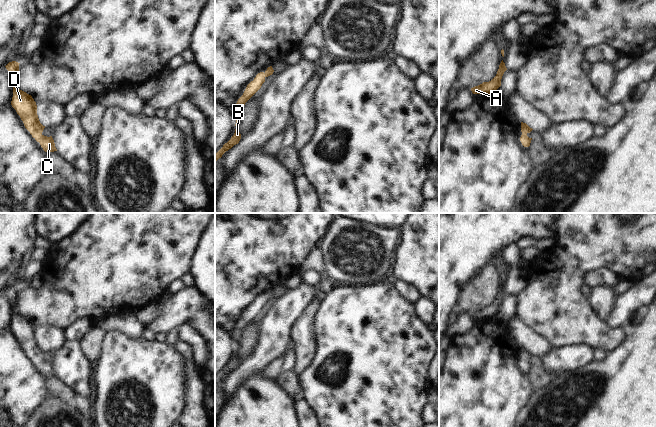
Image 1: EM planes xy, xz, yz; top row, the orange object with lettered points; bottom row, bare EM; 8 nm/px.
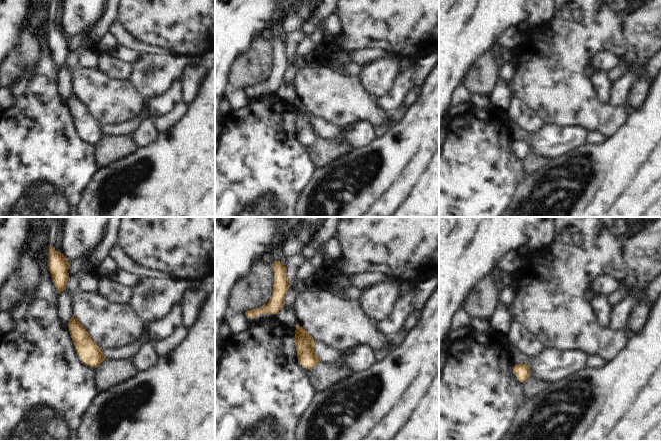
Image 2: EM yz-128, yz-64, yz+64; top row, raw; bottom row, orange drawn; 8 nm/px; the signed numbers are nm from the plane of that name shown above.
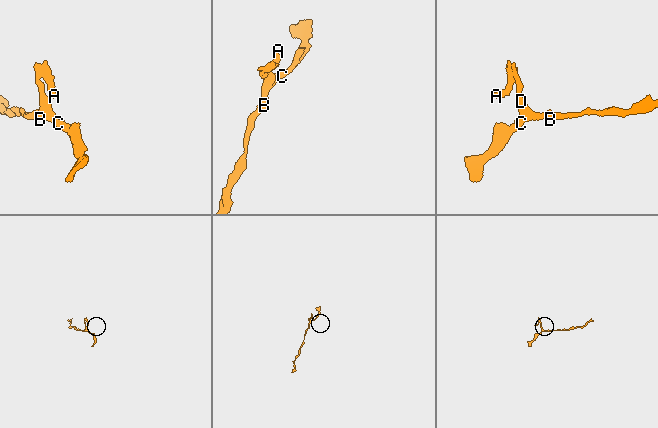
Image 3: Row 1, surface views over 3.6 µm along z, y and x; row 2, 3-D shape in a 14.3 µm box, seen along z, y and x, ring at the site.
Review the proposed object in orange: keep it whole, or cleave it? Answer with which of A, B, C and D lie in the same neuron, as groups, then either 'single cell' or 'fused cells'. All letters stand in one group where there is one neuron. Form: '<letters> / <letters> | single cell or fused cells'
A B C D | single cell

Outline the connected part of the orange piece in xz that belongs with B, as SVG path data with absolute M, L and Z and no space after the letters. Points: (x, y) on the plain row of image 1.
M272 290L268 291L265 296L260 296L256 299L253 305L251 305L243 319L238 323L234 333L233 338L236 344L236 353L234 359L231 363L223 369L223 371L215 378L215 386L222 381L222 379L231 373L234 369L238 368L241 363L241 358L238 354L240 348L240 341L245 327L261 312L262 308L265 306L265 302L272 299L274 296Z

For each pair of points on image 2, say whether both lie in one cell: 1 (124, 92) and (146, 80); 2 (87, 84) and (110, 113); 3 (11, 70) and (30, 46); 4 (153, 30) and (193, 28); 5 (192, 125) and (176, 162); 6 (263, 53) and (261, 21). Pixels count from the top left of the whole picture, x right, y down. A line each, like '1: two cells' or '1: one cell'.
1: two cells
2: one cell
3: one cell
4: one cell
5: one cell
6: two cells

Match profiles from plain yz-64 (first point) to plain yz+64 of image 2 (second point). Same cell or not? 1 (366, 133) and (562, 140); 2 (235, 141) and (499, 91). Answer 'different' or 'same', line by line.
1: same
2: different

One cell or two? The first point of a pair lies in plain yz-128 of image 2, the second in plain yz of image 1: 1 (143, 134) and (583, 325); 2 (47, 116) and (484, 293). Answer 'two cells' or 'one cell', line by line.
1: two cells
2: two cells

